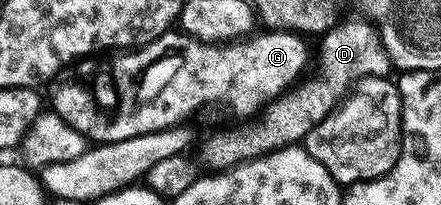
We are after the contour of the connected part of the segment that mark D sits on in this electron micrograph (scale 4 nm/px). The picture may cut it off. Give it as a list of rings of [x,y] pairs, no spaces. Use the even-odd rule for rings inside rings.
[[[357,19],[339,21],[323,33],[316,54],[316,75],[305,77],[288,88],[277,99],[270,101],[255,118],[249,119],[252,121],[210,135],[203,142],[197,159],[202,159],[210,167],[207,169],[225,170],[266,156],[276,149],[295,147],[305,141],[307,134],[334,110],[355,82],[367,76],[387,77],[392,65],[381,46],[377,28],[365,19]]]

